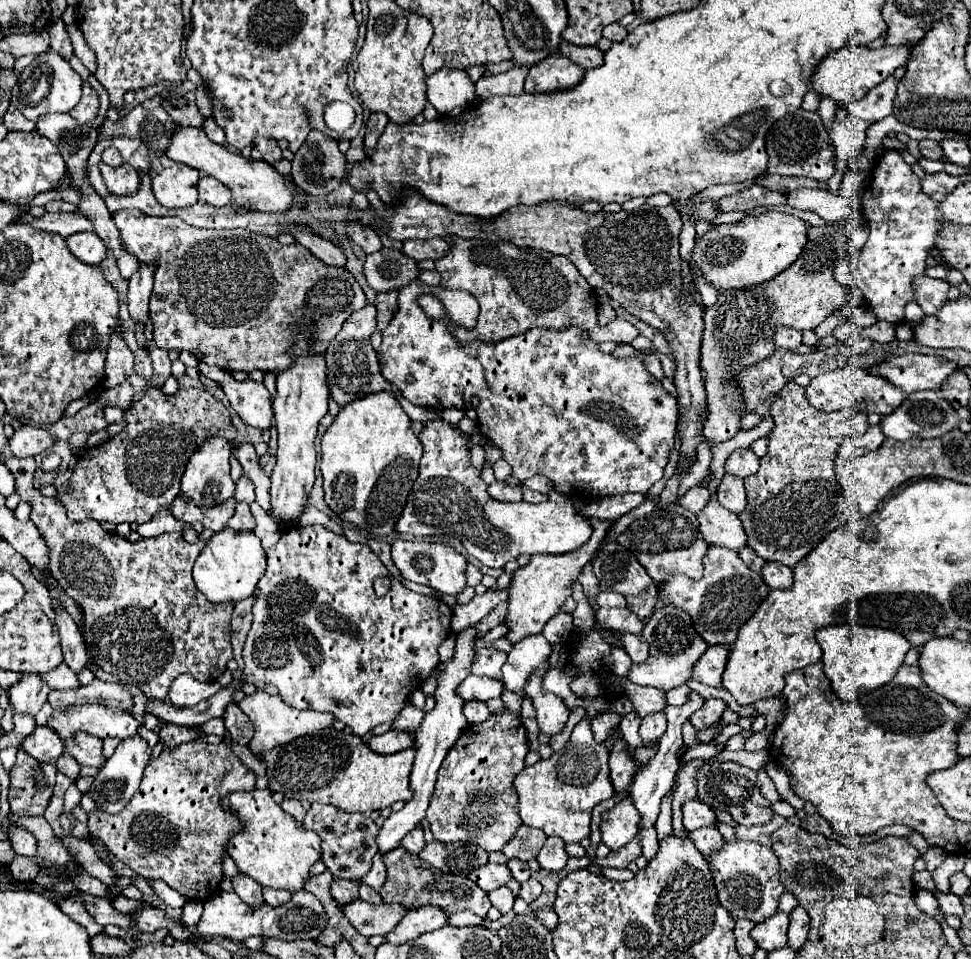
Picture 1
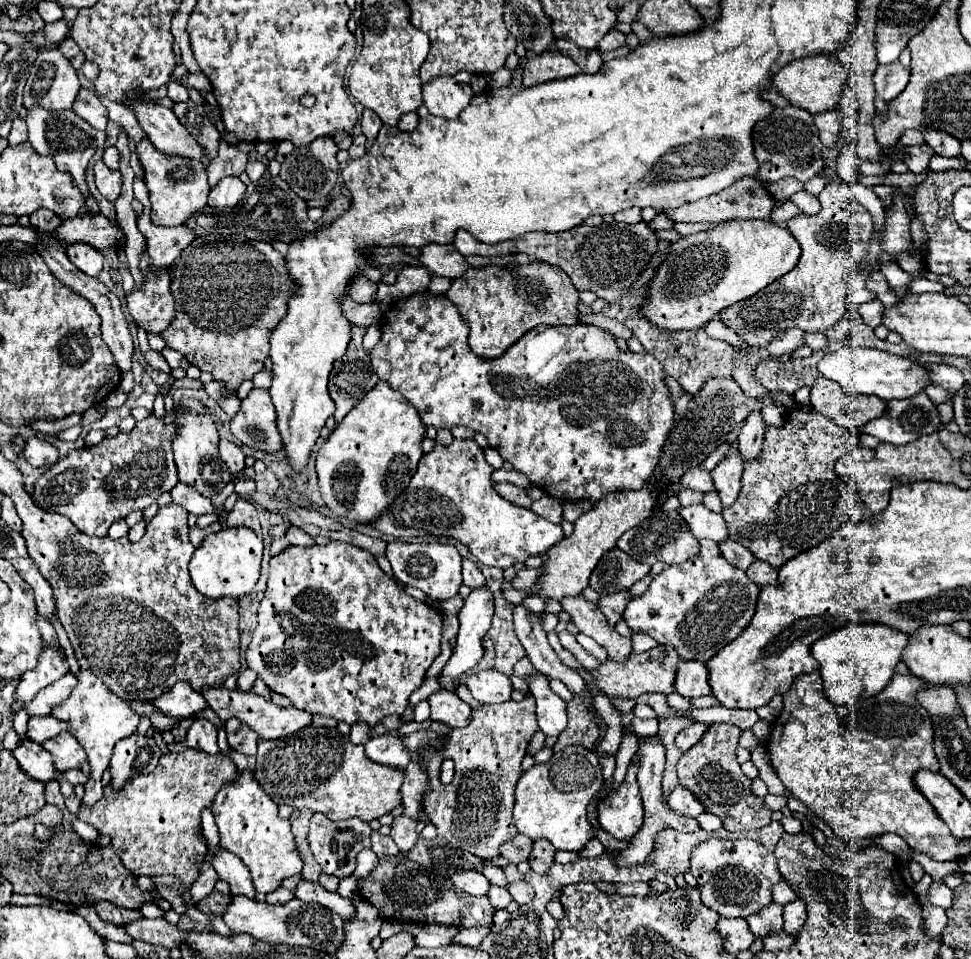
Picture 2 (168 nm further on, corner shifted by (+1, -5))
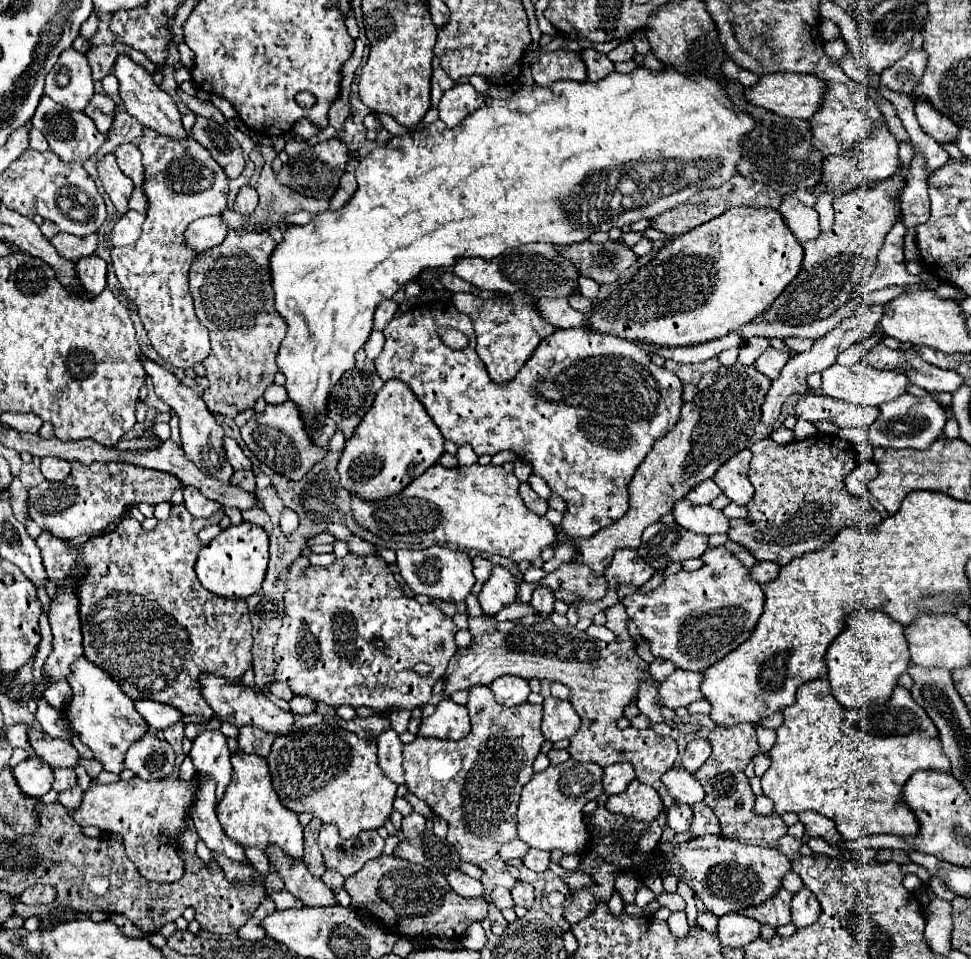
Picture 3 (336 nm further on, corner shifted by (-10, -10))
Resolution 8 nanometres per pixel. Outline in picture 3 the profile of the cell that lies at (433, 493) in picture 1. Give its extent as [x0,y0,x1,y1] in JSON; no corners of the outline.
[351,463,555,563]

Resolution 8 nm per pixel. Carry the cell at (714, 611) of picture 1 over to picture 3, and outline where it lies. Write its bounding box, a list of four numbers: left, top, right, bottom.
[621,547,765,671]

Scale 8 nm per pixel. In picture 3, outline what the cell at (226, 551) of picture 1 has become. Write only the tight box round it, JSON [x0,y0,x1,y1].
[195,523,269,599]

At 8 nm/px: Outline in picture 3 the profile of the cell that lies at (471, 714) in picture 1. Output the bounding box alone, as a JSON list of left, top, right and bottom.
[419,699,471,739]

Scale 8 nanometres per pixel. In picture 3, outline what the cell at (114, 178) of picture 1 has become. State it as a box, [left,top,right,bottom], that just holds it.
[97,153,133,213]

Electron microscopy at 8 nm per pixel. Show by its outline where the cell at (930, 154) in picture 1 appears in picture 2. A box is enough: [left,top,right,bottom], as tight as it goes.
[898,130,926,146]

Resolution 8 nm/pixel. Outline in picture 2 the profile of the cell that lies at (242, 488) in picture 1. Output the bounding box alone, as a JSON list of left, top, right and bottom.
[236,478,256,500]

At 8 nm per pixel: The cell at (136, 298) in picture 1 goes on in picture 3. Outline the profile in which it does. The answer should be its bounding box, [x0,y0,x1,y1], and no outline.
[187,215,229,251]

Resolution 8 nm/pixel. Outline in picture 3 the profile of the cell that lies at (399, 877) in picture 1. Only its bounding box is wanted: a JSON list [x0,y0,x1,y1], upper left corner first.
[343,855,487,941]

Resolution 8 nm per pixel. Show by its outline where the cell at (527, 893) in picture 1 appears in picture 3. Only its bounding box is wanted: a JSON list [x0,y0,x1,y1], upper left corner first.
[511,883,535,907]

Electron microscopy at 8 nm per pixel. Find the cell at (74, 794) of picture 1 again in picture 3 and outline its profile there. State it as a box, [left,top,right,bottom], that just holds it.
[53,769,77,791]

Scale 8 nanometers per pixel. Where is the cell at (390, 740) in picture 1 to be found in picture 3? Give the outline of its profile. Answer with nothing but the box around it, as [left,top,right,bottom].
[377,729,405,785]

